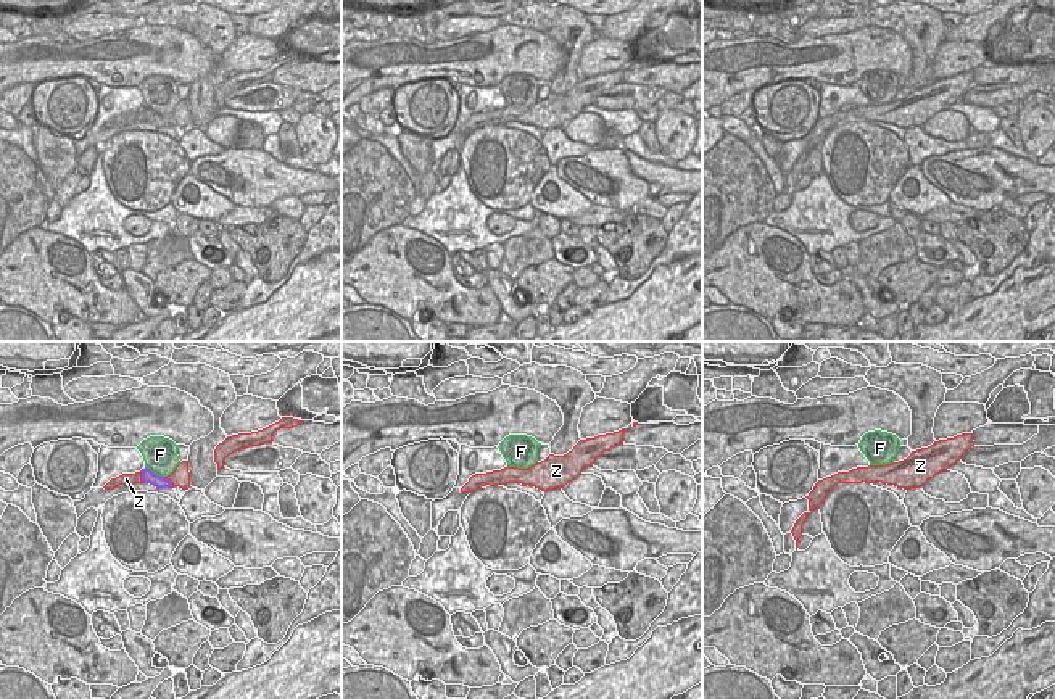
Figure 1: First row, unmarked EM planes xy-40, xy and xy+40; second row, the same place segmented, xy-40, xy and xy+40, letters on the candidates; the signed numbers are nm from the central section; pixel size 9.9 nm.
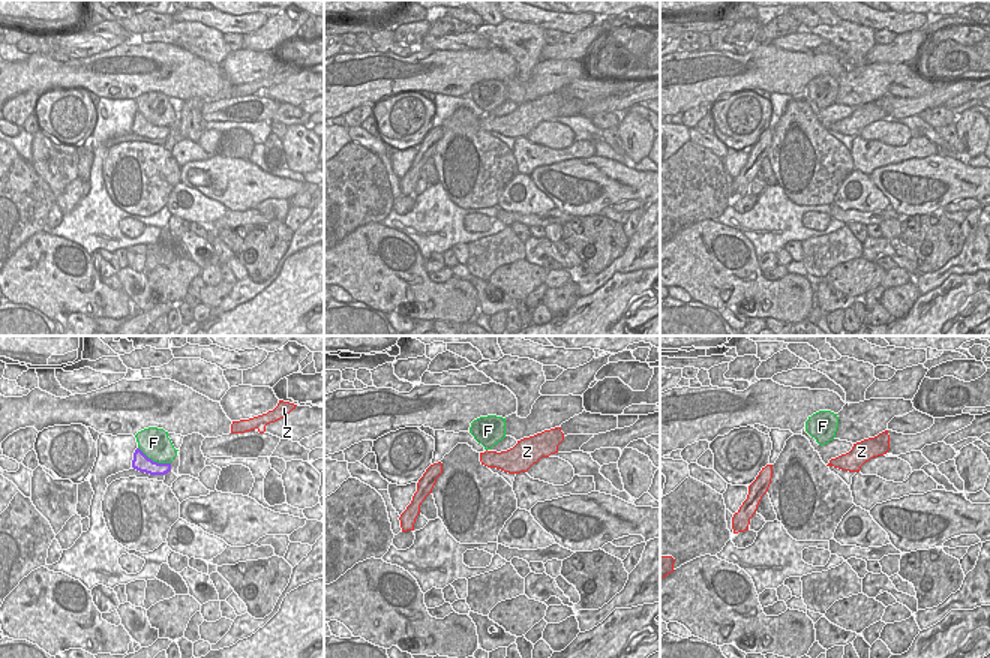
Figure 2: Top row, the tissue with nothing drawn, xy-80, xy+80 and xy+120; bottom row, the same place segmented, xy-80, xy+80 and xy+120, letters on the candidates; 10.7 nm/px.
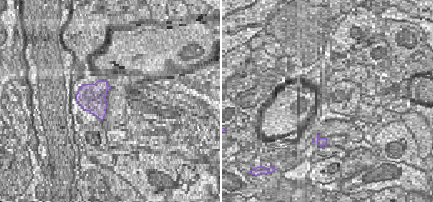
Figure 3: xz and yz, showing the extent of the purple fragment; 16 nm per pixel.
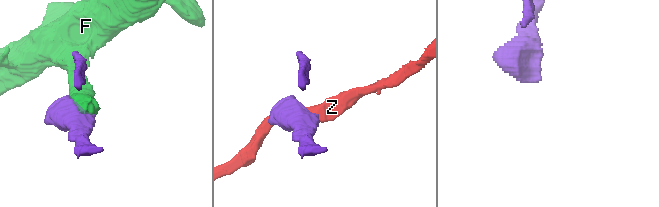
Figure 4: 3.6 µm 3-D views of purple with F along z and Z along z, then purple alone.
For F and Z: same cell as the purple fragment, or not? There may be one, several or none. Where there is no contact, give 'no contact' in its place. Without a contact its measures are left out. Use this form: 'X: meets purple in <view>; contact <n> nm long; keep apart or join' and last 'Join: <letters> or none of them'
F: meets purple in xy-40; contact 220 nm long; keep apart
Z: meets purple in xy-40; contact 140 nm long; keep apart
Join: none of them

